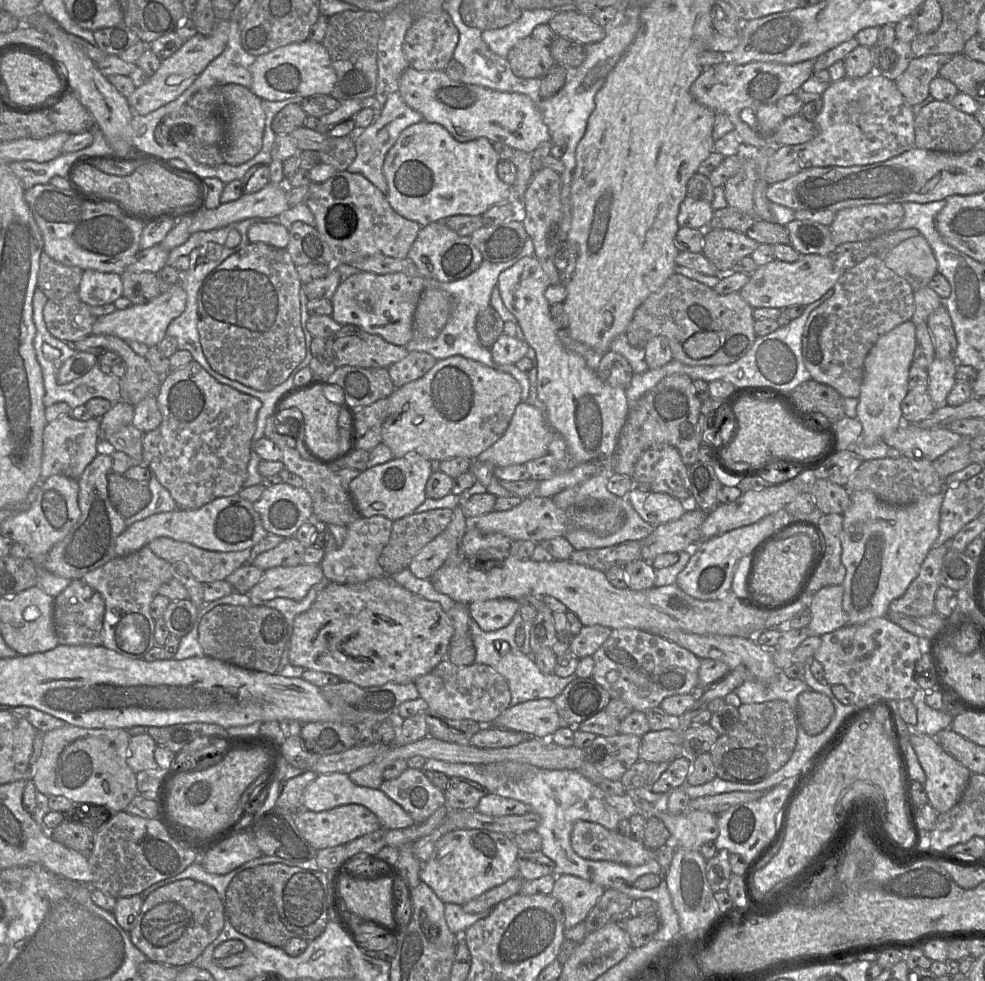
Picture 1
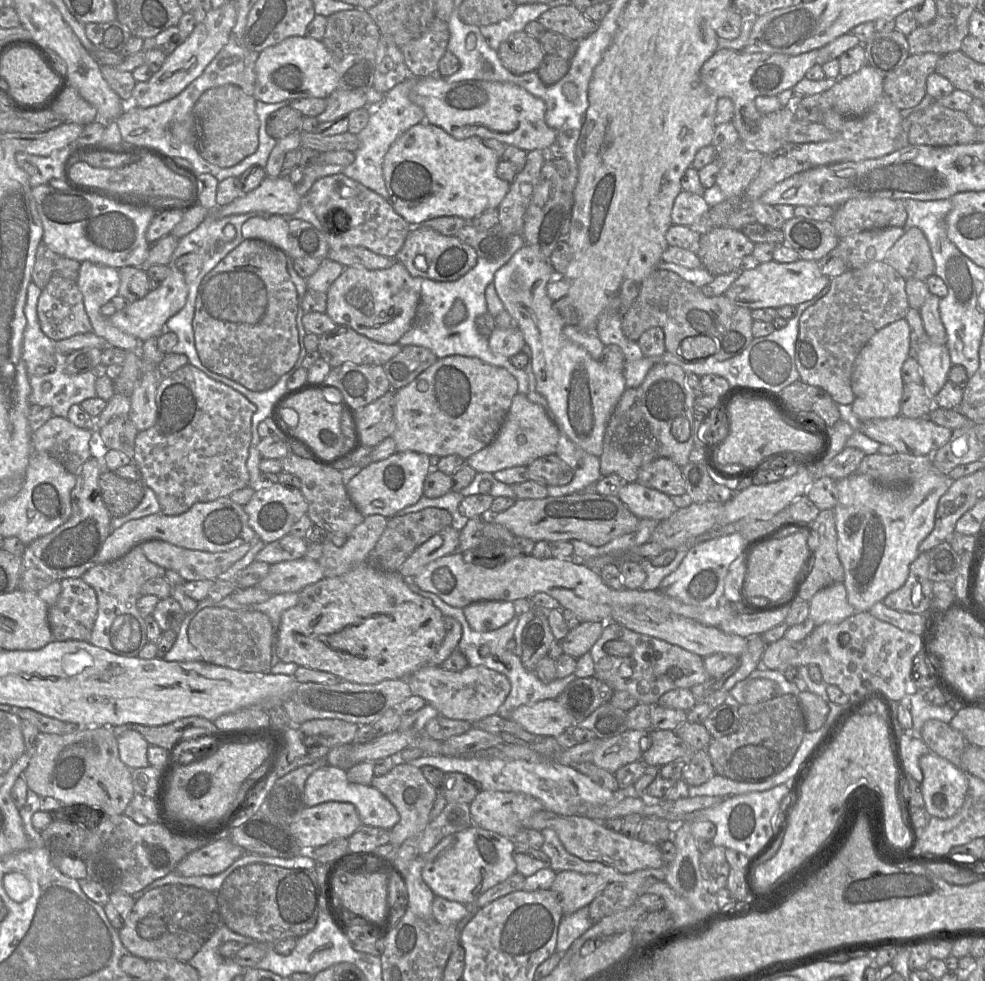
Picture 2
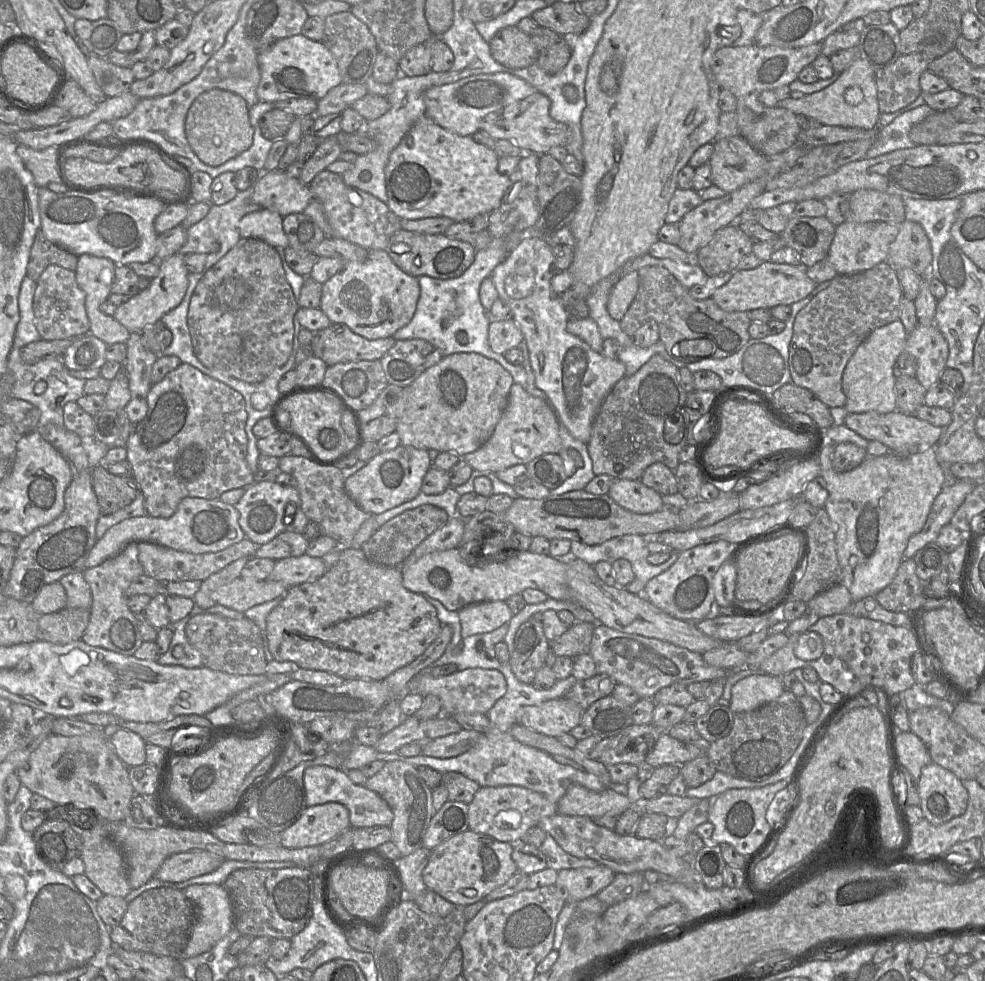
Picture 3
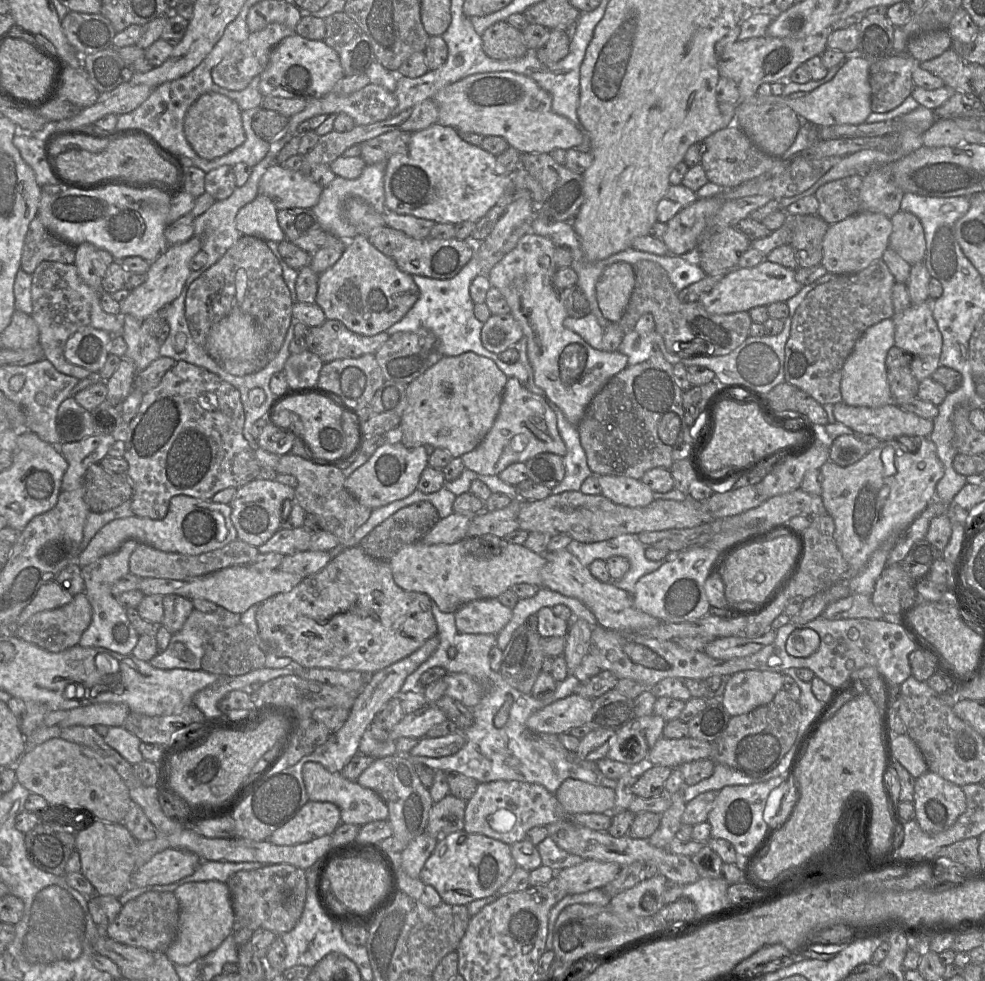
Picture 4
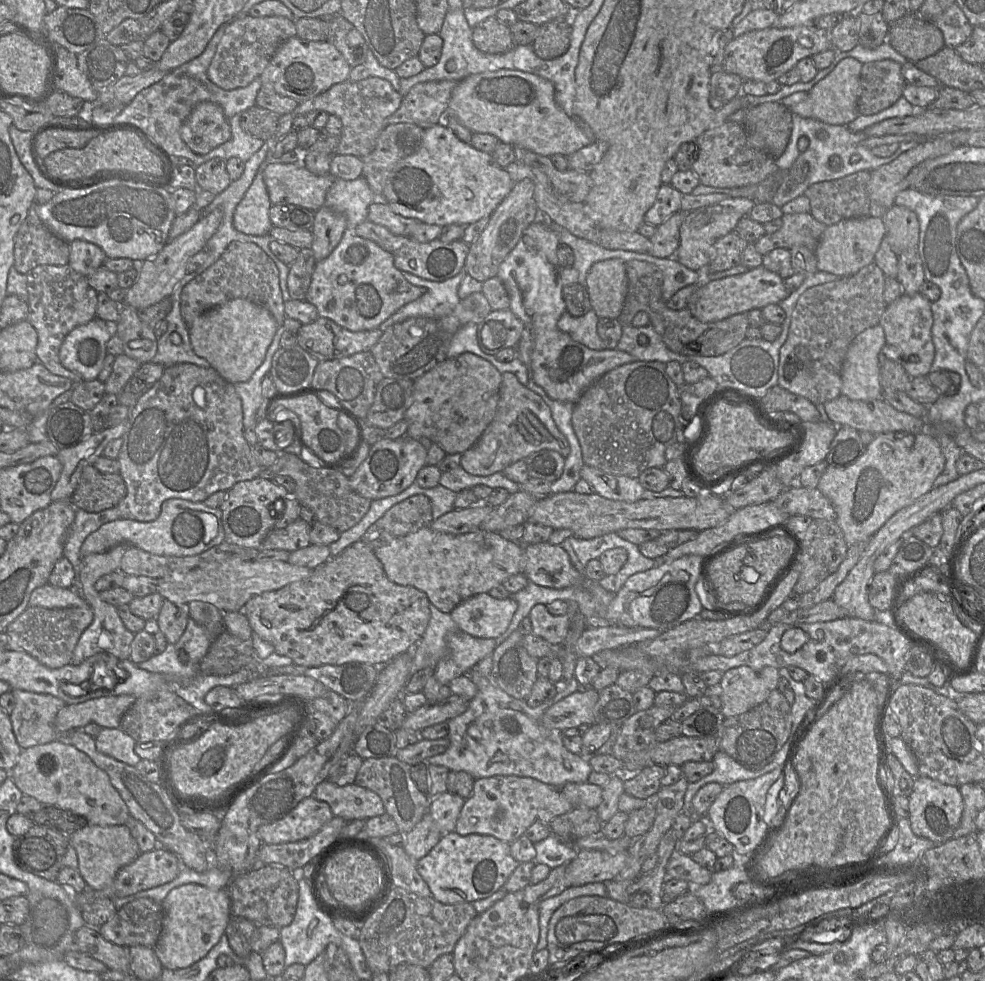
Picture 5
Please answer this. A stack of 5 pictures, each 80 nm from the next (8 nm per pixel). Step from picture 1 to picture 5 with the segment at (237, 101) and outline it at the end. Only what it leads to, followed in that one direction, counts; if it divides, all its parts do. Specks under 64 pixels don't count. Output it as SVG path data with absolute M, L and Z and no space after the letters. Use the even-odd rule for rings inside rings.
M211 102L194 107L181 128L185 144L196 154L207 154L231 139L229 120L223 109Z

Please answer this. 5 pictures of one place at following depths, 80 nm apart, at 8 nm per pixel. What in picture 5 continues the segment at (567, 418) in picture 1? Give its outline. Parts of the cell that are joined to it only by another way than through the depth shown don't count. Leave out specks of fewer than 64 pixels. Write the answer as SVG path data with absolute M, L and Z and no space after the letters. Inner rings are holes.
M542 219L529 225L514 249L498 269L510 298L510 310L529 329L533 337L534 381L554 400L576 403L583 392L608 371L632 363L635 357L617 349L593 350L561 331L557 322L566 311L558 258L558 234Z

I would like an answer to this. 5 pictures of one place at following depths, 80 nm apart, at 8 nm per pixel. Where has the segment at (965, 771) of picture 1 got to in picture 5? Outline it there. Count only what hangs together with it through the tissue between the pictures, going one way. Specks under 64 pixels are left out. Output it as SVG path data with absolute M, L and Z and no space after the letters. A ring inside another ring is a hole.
M919 775L915 778L913 790L908 797L909 816L912 832L922 838L941 845L953 837L953 833L960 824L963 813L963 798L959 787L943 784L927 776Z

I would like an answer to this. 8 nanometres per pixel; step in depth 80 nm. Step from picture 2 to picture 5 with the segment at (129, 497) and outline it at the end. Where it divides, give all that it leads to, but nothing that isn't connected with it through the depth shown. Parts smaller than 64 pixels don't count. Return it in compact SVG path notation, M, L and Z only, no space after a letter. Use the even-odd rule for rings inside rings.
M91 464L83 468L70 501L76 509L97 513L116 507L125 495L126 485L119 473L103 473Z

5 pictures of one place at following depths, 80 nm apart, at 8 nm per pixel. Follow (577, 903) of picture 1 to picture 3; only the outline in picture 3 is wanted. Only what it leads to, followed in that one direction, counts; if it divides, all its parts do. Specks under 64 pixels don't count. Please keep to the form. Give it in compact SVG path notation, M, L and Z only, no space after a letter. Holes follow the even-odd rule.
M598 865L595 868L564 869L557 872L555 885L565 893L568 901L580 901L610 885L615 873L608 867Z

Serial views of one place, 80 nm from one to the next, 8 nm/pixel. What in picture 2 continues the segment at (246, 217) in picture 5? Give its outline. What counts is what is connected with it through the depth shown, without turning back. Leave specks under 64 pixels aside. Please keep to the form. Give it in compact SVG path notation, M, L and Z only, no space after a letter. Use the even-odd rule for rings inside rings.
M284 216L252 217L244 222L241 231L246 240L259 239L284 252L289 251L288 221Z

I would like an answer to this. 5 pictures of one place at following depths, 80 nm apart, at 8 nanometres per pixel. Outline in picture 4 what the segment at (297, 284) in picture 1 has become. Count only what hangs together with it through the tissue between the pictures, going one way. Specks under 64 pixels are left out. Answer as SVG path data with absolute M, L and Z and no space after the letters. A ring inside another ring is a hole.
M242 236L217 263L190 285L185 299L185 317L193 340L204 348L211 327L231 311L251 315L268 333L270 362L281 349L291 326L293 303L282 268L266 241Z

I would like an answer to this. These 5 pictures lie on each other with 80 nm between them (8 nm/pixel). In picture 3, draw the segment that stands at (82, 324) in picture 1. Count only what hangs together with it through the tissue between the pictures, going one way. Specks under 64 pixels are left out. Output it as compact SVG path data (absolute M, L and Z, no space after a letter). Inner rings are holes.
M49 265L36 281L36 285L33 311L35 325L42 340L77 338L90 332L85 293L76 282L75 272L57 265Z

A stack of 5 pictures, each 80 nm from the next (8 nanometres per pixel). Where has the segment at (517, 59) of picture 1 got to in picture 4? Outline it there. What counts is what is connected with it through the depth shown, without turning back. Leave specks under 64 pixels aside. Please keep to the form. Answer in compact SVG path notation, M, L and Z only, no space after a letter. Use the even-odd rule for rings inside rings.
M498 21L488 27L481 35L482 49L495 60L515 60L529 51L520 30Z

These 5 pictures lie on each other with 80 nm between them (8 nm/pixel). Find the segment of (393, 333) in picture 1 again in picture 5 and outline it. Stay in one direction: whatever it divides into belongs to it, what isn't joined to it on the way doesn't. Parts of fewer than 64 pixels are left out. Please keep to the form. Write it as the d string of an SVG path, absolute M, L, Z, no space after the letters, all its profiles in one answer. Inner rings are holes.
M346 229L333 252L316 262L306 300L317 308L320 317L350 331L365 331L378 328L400 308L425 292L424 287L414 286L406 280L395 267L391 253Z

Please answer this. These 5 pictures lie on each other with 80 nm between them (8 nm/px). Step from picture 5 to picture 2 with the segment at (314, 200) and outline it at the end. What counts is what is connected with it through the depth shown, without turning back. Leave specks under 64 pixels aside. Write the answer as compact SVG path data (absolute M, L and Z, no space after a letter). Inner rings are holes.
M265 177L251 192L242 194L233 202L210 211L218 217L249 212L265 212L272 215L291 216L298 211L305 198L301 197L288 177Z

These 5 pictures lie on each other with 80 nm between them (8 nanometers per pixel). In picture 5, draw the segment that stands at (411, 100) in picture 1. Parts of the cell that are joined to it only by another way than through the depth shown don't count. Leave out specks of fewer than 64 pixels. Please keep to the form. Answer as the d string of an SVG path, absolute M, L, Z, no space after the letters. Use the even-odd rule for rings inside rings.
M500 69L470 75L459 81L452 91L447 115L456 118L473 133L491 134L501 142L543 156L561 154L568 157L593 142L593 135L588 135L575 119L567 115L557 104L555 89L550 81L520 70Z

